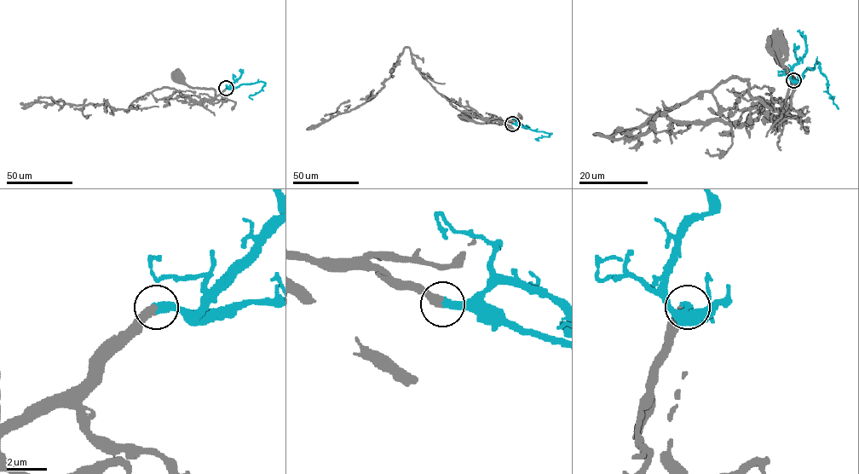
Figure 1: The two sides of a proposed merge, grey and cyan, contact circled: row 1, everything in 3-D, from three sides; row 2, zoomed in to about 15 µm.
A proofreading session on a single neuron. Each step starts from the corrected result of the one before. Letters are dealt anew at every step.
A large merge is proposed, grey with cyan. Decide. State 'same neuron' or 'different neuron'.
same neuron

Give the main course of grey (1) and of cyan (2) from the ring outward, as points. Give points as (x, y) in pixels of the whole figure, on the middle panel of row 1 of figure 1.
1: (512, 124), (500, 118), (497, 118), (501, 122), (499, 124), (475, 123), (464, 116)
2: (512, 124), (551, 133), (548, 136), (535, 138), (539, 141)

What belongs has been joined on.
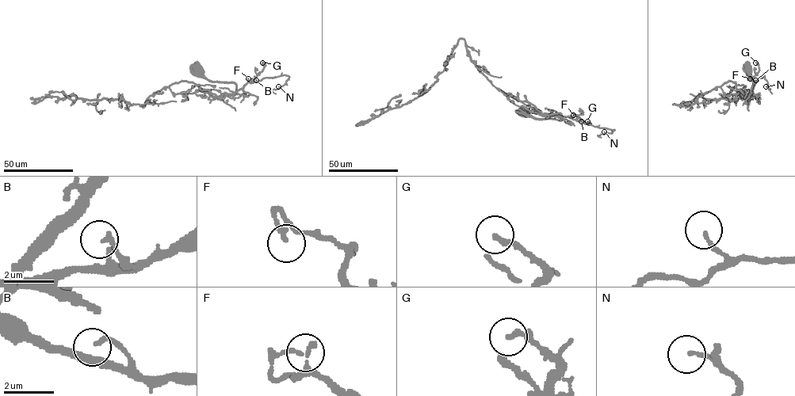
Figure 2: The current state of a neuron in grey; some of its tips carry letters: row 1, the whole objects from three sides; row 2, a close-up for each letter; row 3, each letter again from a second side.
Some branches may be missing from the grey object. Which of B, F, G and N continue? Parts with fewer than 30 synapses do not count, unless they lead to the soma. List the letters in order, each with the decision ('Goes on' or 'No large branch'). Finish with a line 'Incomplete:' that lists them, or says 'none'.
B: No large branch
F: No large branch
G: No large branch
N: No large branch
Incomplete: none

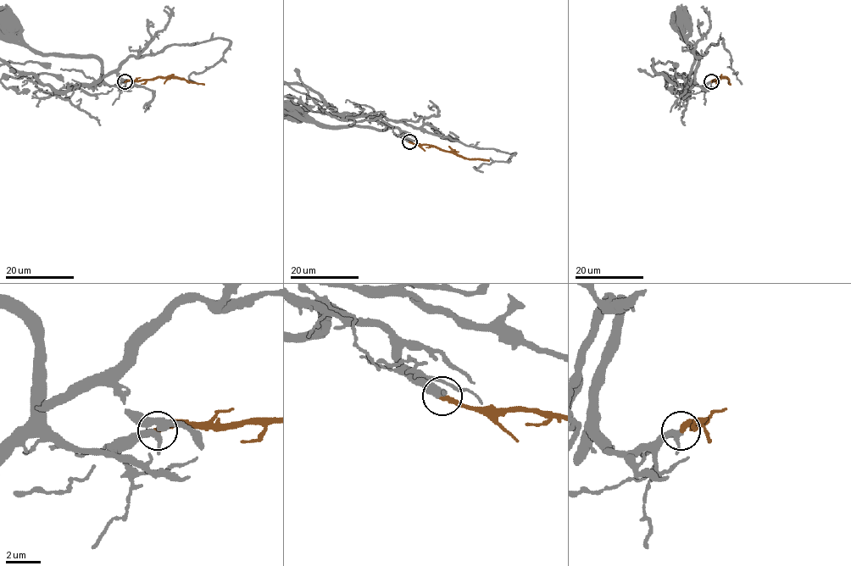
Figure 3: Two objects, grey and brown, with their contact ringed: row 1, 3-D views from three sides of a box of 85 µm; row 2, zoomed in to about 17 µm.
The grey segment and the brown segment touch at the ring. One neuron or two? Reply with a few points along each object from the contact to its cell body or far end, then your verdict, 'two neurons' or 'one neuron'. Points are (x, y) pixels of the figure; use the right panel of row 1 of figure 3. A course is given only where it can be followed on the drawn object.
course grey (711, 81), (698, 86), (695, 69), (699, 58), (681, 33), (682, 23), (680, 21); course brown (711, 81), (725, 77), (731, 85); one neuron

